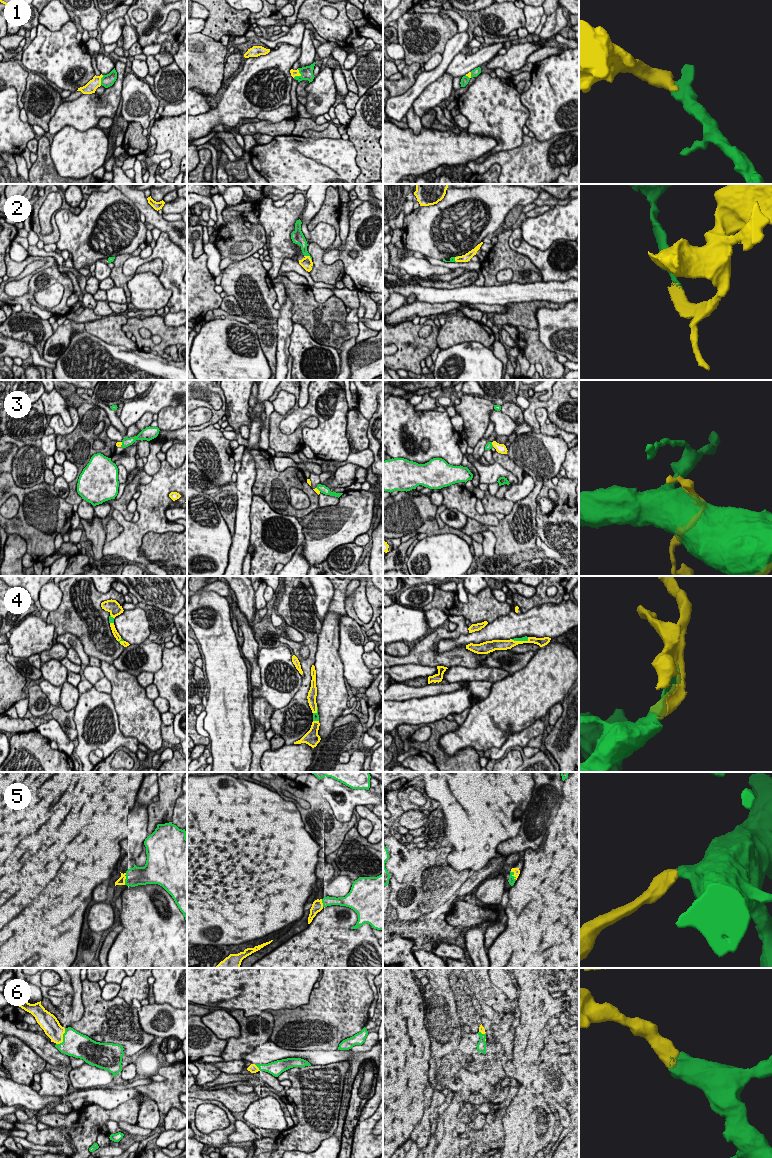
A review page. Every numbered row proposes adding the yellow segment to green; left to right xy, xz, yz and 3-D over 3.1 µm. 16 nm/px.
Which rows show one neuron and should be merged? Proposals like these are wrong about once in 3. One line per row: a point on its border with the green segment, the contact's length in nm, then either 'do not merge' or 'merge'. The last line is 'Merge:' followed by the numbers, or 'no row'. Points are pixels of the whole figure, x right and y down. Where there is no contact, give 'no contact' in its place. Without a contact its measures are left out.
1: xz (299, 76) | 170 nm | merge
2: xz (308, 255) | 150 nm | merge
3: xy (122, 444) | 90 nm | do not merge
4: yz (520, 640) | 280 nm | merge
5: yz (513, 874) | 180 nm | merge
6: xy (63, 1038) | 300 nm | merge
Merge: 1, 2, 4, 5, 6

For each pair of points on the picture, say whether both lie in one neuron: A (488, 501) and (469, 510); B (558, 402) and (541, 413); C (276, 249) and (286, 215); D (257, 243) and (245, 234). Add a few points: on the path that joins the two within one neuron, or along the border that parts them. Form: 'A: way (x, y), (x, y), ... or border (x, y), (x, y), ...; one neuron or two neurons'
A: border (485, 512), (494, 514); two neurons
B: border (544, 407), (539, 407), (535, 411), (539, 431); two neurons
C: way (278, 241), (279, 223); one neuron
D: way (254, 240), (248, 234); one neuron

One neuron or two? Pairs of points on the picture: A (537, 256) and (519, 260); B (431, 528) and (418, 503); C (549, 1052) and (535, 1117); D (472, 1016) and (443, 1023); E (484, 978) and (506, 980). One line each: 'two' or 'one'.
A: two
B: one
C: two
D: two
E: two

